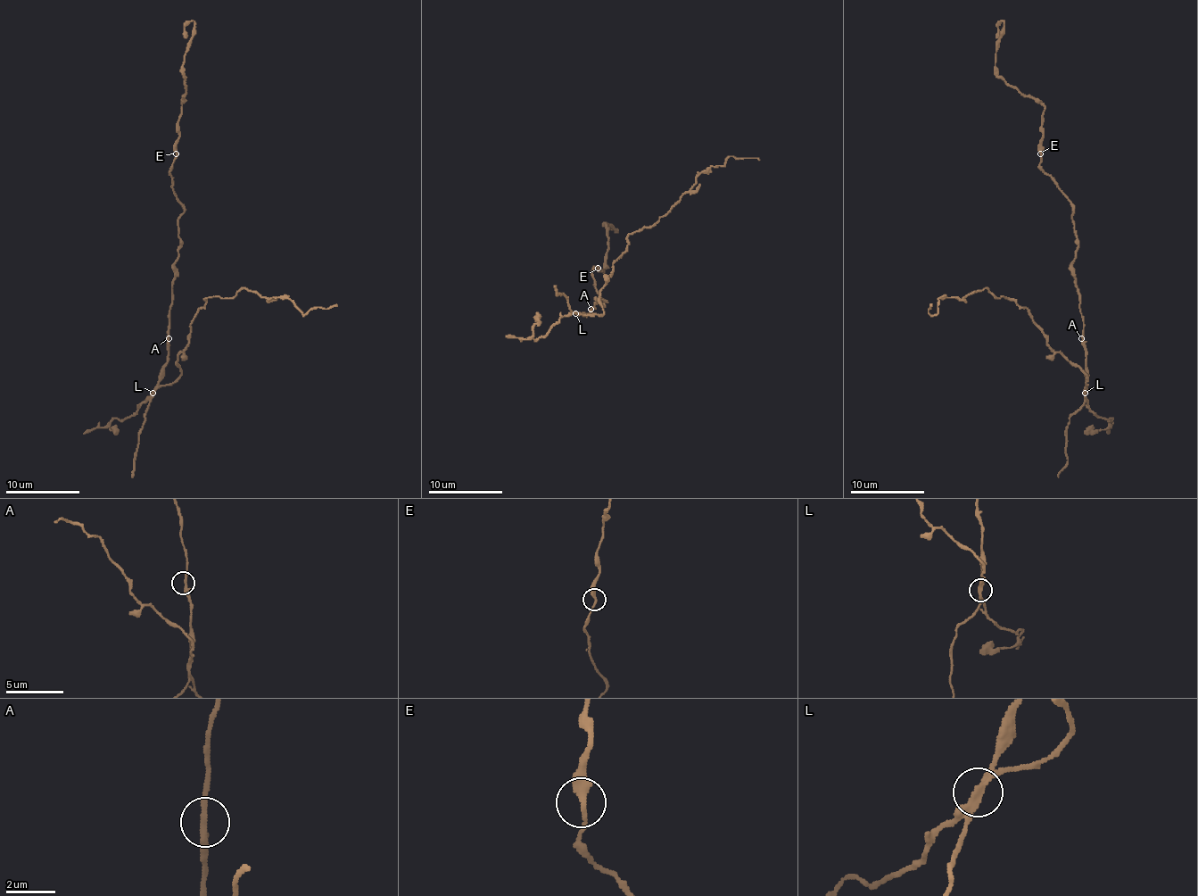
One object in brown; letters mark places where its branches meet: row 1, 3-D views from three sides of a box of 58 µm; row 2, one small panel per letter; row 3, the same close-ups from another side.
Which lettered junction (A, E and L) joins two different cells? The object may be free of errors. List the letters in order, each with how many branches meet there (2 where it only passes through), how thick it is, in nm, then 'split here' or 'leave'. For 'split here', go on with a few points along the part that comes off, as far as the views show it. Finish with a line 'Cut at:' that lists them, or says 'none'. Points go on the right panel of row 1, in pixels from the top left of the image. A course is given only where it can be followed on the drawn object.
A: branches 2; calibre 240 nm; leave
E: branches 2; calibre 280 nm; leave
L: branches 2; calibre 280 nm; split here; course (1085, 392), (1085, 373), (1006, 297), (984, 287), (962, 299), (939, 297), (932, 316), (932, 304)
Cut at: L

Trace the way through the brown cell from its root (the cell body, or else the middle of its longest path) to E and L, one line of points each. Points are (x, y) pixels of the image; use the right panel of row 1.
E: (1083, 338), (1079, 289), (1071, 265), (1078, 249), (1071, 202), (1042, 169), (1040, 153)
L: (1083, 338), (1085, 392)

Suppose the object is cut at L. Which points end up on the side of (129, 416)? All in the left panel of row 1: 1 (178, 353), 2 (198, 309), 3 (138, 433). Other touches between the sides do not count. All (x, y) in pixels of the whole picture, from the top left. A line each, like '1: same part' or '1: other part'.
1: same part
2: same part
3: other part

